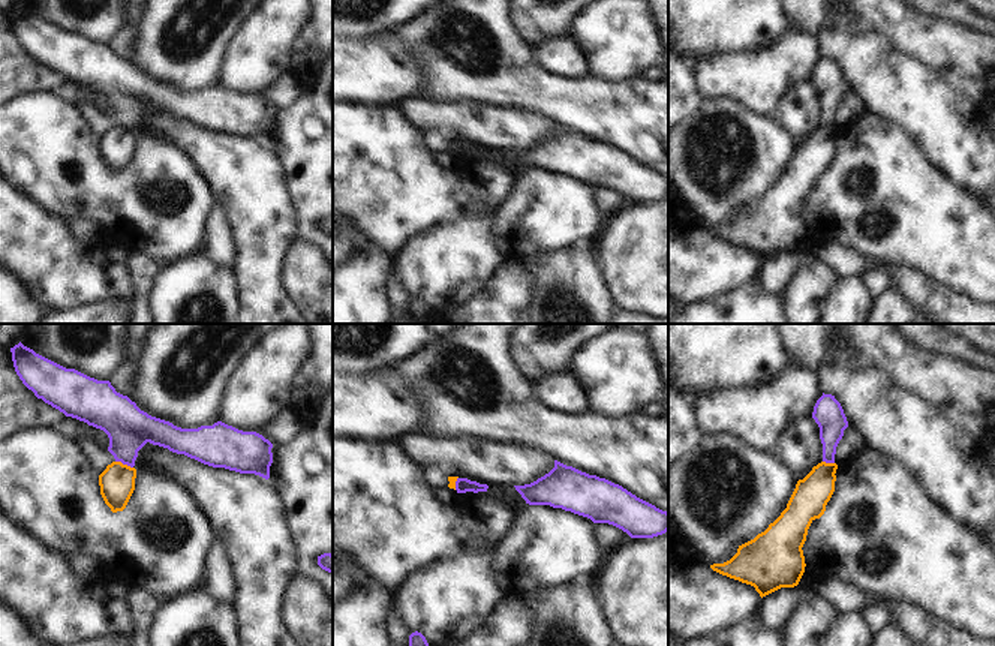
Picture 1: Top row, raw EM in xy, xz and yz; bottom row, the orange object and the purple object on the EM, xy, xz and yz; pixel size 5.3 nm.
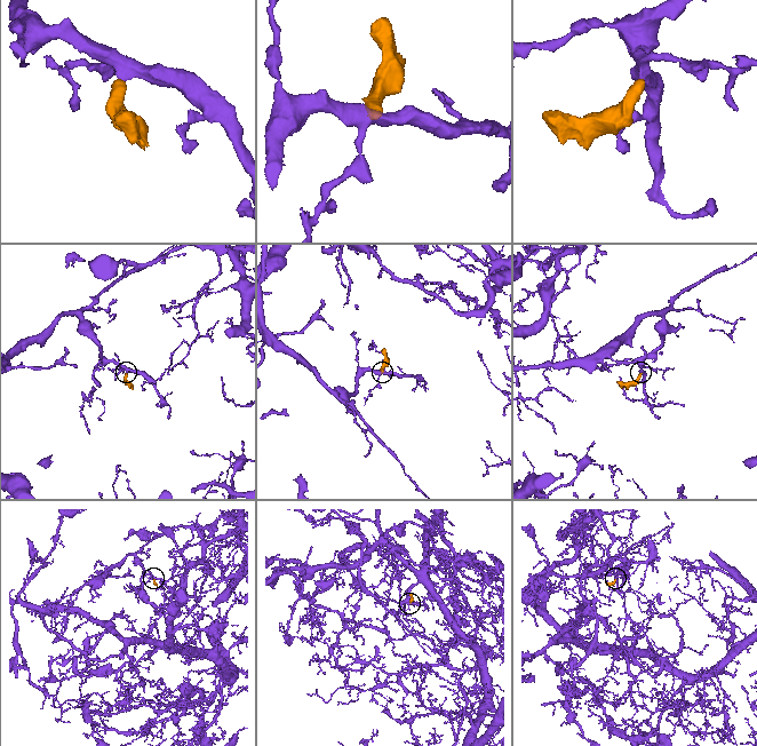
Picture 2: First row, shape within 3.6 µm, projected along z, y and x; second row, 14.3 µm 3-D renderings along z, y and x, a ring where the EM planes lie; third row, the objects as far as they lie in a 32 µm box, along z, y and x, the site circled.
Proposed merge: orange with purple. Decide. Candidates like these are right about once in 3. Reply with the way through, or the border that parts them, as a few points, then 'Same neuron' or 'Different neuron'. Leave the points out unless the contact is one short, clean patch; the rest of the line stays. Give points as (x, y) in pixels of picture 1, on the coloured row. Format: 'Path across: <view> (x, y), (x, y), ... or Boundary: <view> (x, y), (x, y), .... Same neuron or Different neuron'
Boundary: xy (116, 460), (132, 468). Different neuron

